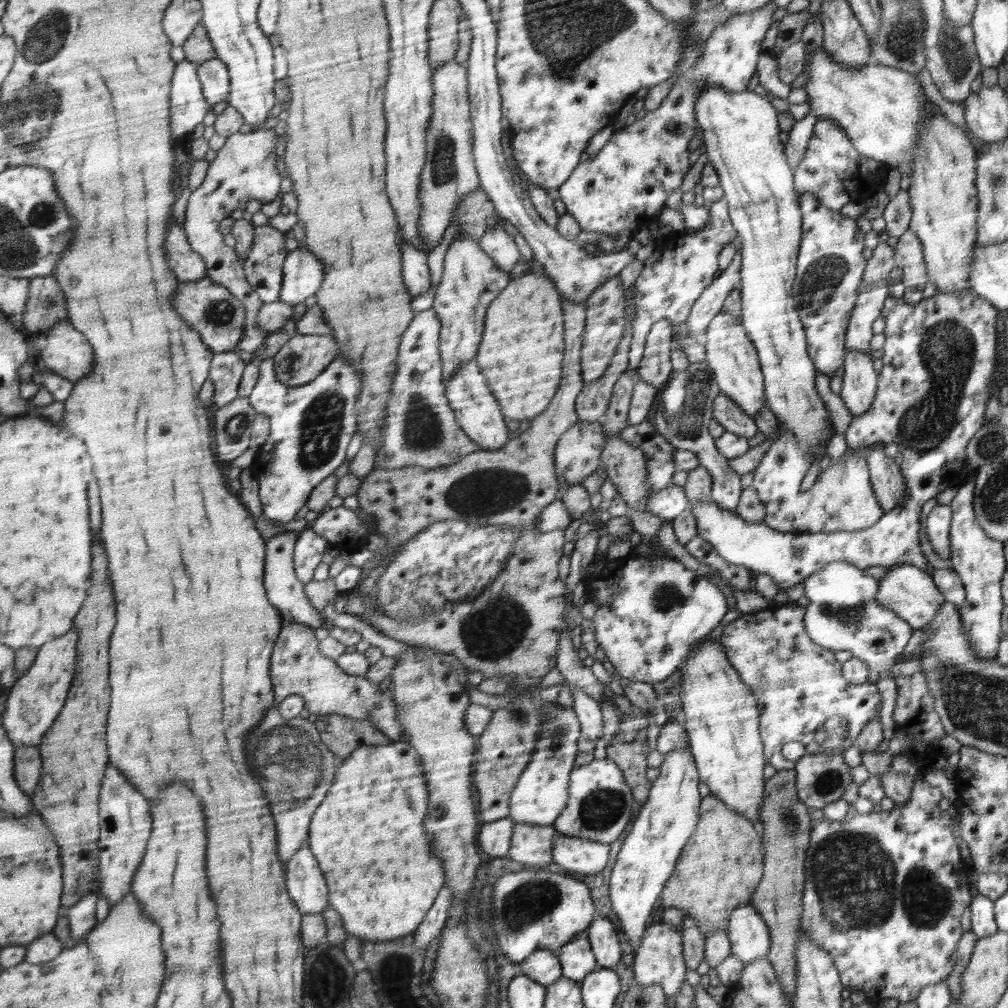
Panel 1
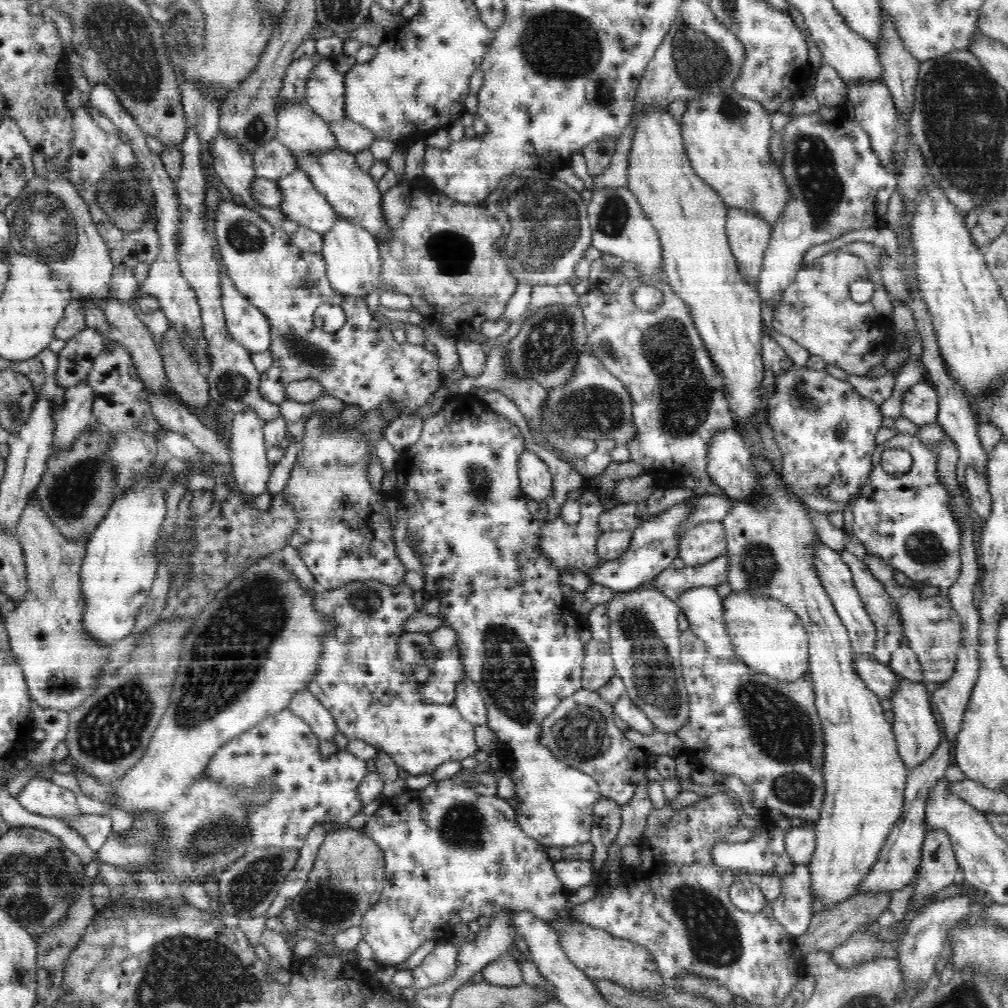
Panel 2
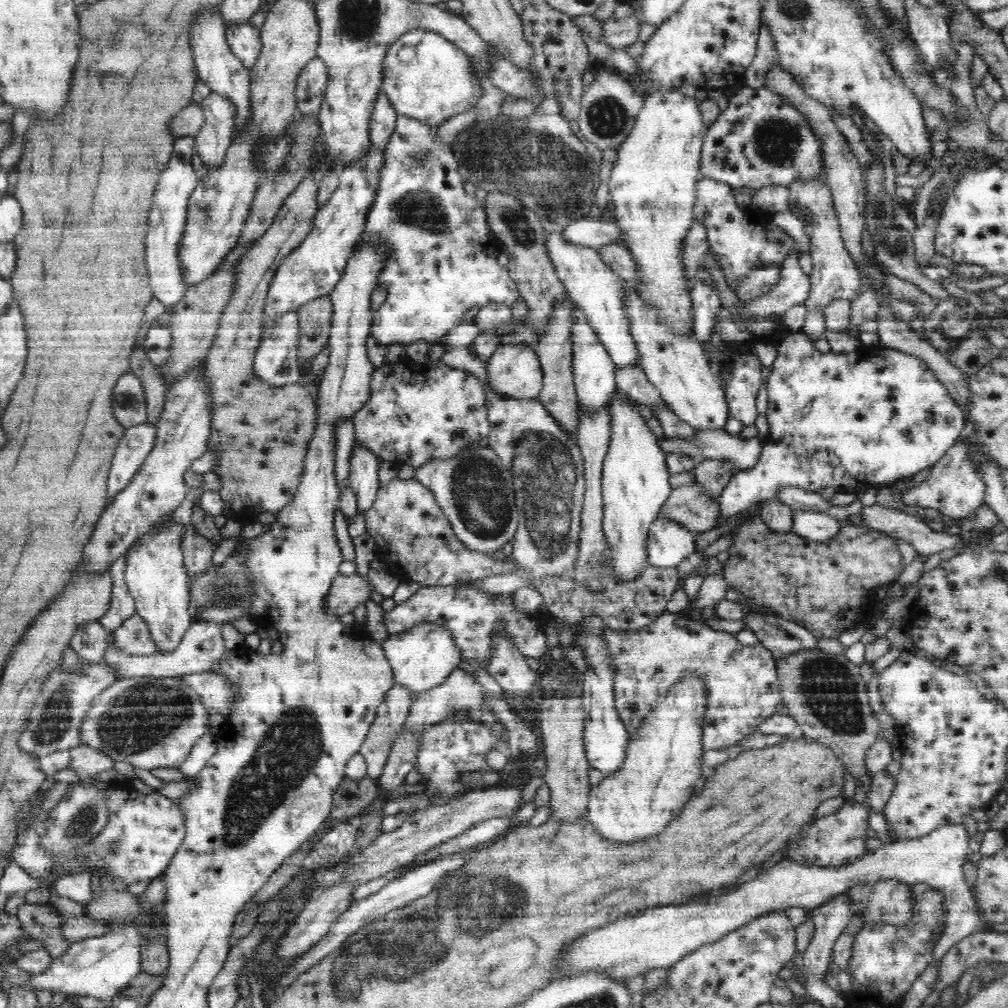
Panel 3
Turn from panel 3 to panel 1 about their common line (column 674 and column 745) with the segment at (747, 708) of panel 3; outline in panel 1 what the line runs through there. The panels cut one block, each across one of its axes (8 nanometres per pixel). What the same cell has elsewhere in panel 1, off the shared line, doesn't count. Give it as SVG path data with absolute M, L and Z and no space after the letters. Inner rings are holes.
M790 602L784 607L741 613L734 622L725 626L719 640L730 664L737 669L741 680L750 686L756 697L764 760L777 771L796 767L796 762L782 756L783 744L800 742L804 744L806 755L845 751L867 724L873 722L870 718L874 718L880 708L878 692L866 698L866 683L852 686L844 684L844 688L840 686L840 672L830 672L830 668L840 668L840 662L836 662L834 650L816 644L808 635L804 623L806 611L796 602Z

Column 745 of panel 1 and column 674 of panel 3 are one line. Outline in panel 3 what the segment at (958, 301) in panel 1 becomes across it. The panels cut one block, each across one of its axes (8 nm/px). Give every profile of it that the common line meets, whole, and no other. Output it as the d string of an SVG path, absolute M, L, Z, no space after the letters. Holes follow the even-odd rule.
M658 518L651 527L648 539L648 564L662 568L676 567L696 551L696 534L679 522Z

